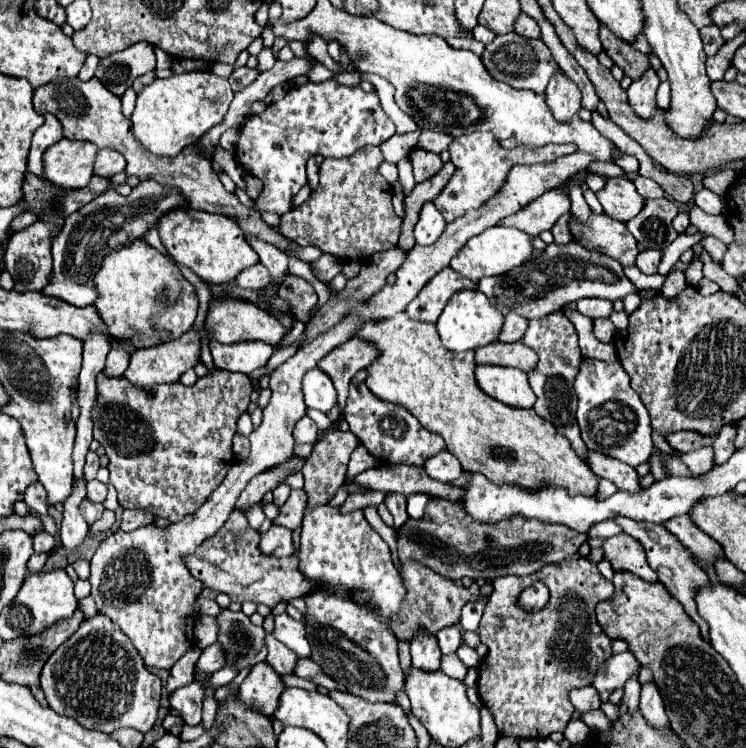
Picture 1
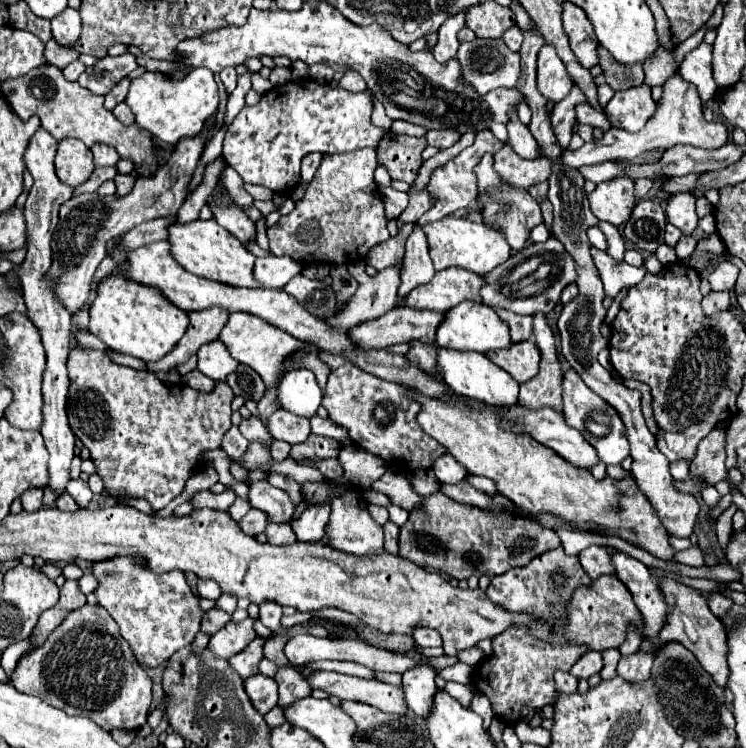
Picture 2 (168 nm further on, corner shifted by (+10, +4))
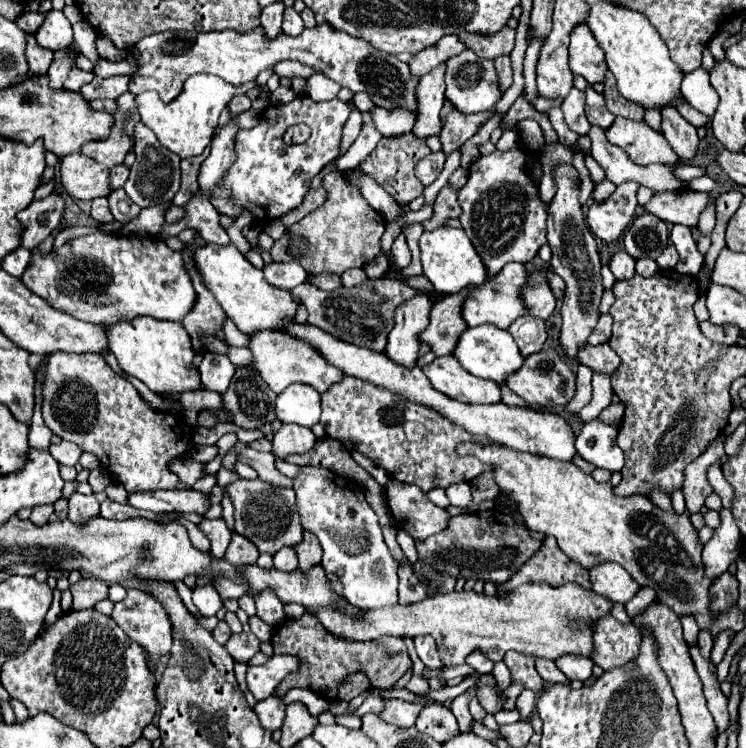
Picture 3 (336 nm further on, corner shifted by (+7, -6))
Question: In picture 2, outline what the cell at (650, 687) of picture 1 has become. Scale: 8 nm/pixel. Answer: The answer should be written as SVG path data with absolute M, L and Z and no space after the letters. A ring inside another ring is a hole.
M636 652L634 656L620 658L618 662L618 676L626 678L628 682L642 684L650 678L650 668L652 668L652 654L642 654Z

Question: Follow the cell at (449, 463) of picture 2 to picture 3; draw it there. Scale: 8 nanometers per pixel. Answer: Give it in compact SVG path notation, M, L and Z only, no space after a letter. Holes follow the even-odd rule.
M465 482L465 484L453 484L449 486L447 490L447 496L451 500L453 506L461 506L461 508L467 508L471 504L471 486Z

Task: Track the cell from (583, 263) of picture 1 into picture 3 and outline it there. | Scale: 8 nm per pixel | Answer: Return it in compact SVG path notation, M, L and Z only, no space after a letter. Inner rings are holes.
M541 270L531 272L529 284L523 288L523 298L529 314L547 320L555 310L555 296Z

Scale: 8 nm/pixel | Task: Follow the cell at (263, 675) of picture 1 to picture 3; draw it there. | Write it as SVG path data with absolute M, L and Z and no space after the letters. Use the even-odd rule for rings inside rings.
M269 696L261 702L257 702L255 706L255 714L259 716L259 722L265 730L275 732L283 726L283 718L285 718L285 702L279 700L277 696Z

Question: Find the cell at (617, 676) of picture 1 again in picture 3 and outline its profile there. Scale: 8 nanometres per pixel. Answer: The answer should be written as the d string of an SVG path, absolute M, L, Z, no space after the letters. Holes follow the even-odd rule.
M569 654L569 656L561 656L555 660L555 666L569 678L569 680L587 680L591 676L591 668L593 668L593 662L587 658L587 656L575 656L575 654Z

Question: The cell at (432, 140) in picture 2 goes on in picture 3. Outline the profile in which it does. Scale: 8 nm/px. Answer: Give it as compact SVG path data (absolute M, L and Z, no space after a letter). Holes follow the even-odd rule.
M489 108L489 112L477 112L471 116L465 116L461 112L451 112L445 118L443 130L439 134L443 152L449 154L455 148L461 148L461 144L465 144L465 140L469 140L471 136L475 136L479 132L481 124L485 124L485 120L489 120L489 116L493 116L493 108Z

